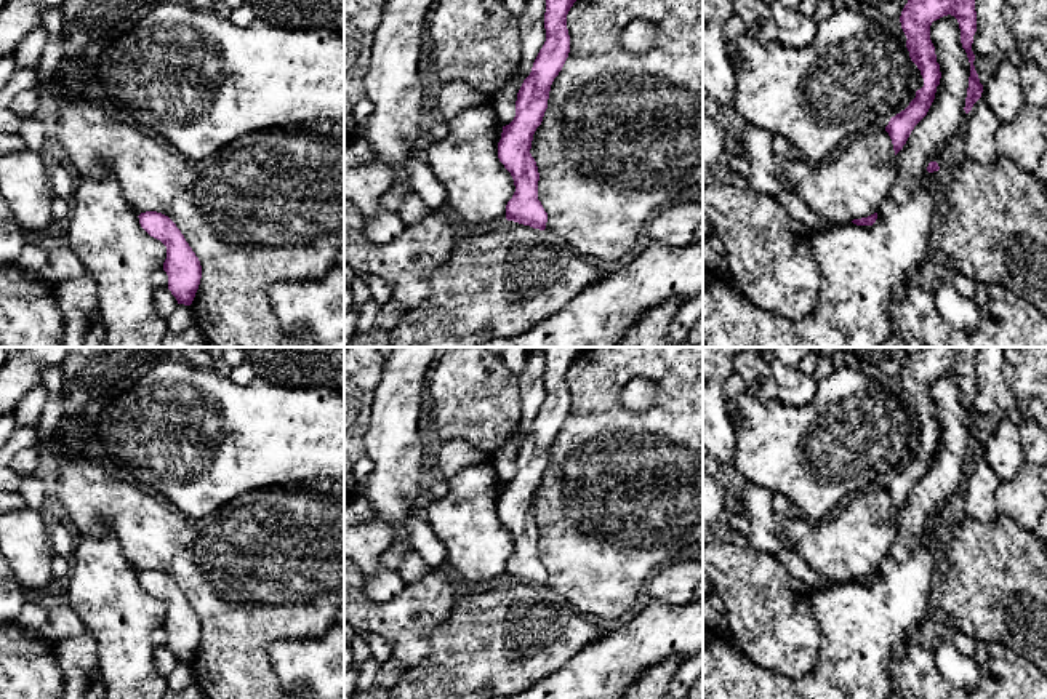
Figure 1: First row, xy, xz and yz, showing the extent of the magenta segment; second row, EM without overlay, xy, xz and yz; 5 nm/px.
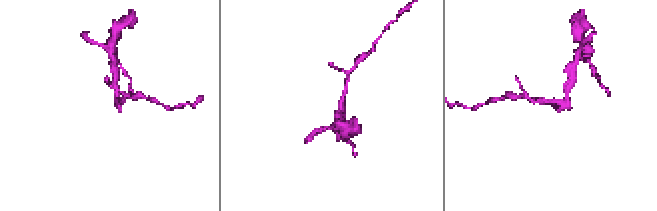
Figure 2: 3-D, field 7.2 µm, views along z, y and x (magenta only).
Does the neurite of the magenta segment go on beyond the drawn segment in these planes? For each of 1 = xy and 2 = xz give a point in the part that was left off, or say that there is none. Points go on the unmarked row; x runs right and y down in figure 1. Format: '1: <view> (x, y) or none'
1: none
2: none

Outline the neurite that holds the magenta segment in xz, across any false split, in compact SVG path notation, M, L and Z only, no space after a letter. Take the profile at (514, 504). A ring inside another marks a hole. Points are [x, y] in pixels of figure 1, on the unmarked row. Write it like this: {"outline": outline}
{"outline": "M583 347L540 349L546 358L546 400L517 451L514 478L503 485L498 517L511 531L515 544L515 550L506 563L506 577L544 589L548 571L538 558L540 531L530 507L533 493L548 467L551 443L570 411L567 373Z"}

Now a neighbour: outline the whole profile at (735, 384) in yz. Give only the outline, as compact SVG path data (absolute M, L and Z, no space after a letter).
M733 371L724 385L725 403L730 405L736 395L748 389L746 381L736 371Z

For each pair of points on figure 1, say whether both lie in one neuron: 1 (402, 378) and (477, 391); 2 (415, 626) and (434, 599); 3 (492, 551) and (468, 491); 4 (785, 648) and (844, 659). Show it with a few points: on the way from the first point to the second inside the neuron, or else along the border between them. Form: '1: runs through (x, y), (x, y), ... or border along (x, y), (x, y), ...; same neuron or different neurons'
1: border along (428, 381), (425, 389); different neurons
2: runs through (418, 619), (428, 605); same neuron
3: runs through (477, 536), (471, 530), (471, 506); same neuron
4: border along (817, 618), (818, 663), (809, 672), (790, 679); different neurons

